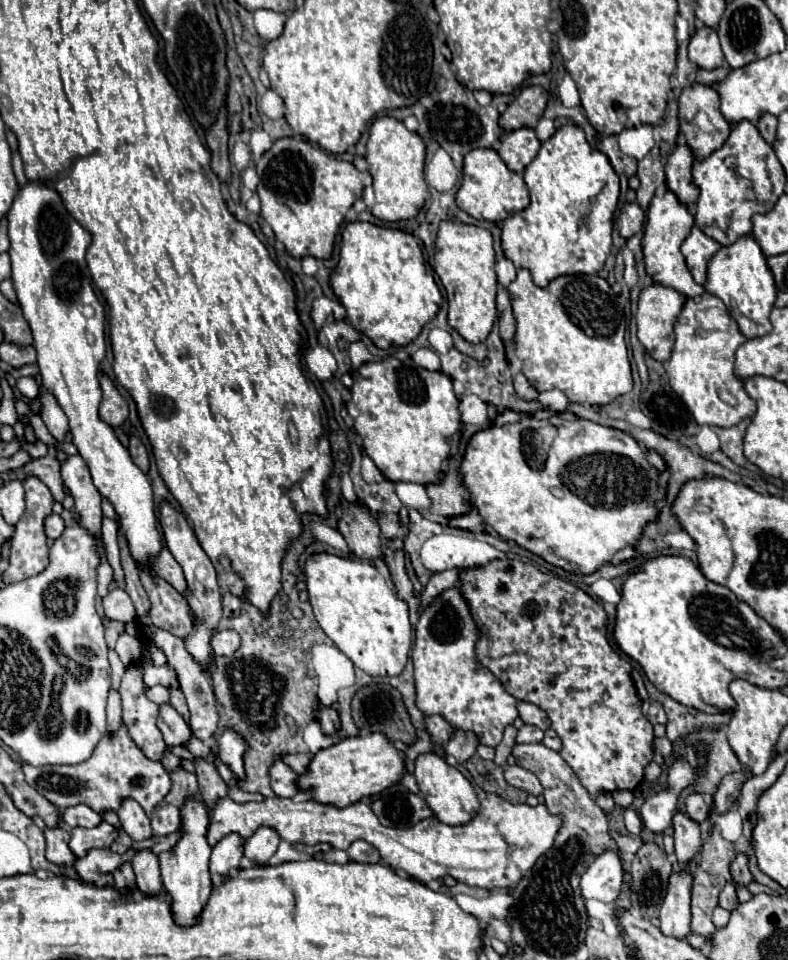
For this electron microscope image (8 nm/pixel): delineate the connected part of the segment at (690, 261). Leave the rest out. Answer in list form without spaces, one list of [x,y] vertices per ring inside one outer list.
[[[692,226],[690,236],[682,242],[682,254],[686,258],[686,264],[698,284],[706,280],[706,264],[716,254],[720,244],[712,238],[708,238],[698,226]]]

